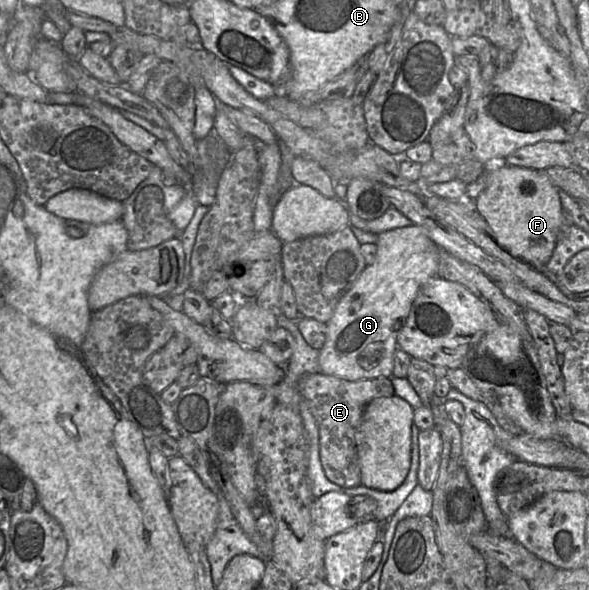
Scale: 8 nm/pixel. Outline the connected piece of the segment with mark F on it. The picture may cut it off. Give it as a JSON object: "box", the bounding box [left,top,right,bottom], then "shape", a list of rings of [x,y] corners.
{"box":[475,162,564,267],"shape":[[[494,162],[485,170],[487,188],[475,199],[475,207],[494,233],[497,243],[511,256],[535,267],[544,267],[555,249],[559,231],[564,225],[564,210],[561,206],[559,189],[552,183],[544,170]]]}

